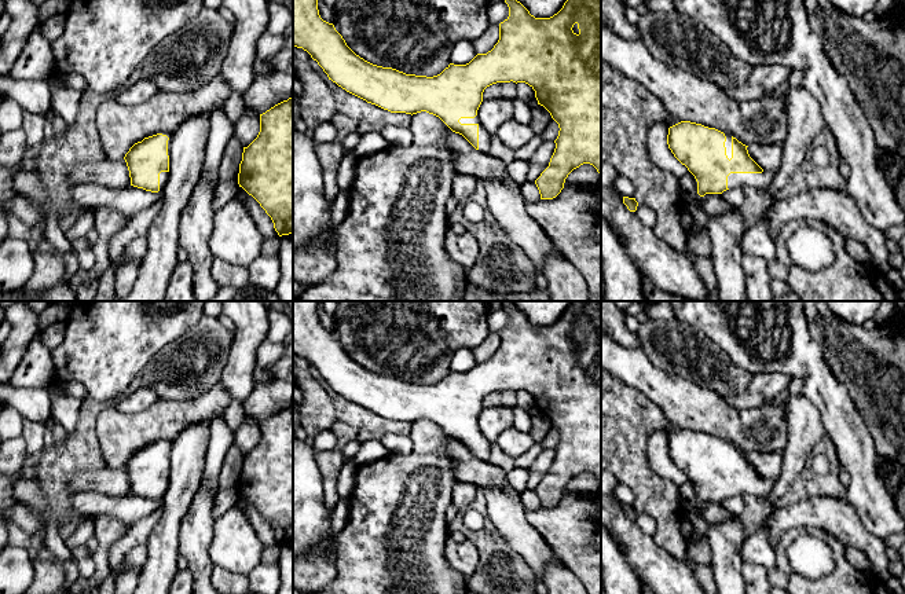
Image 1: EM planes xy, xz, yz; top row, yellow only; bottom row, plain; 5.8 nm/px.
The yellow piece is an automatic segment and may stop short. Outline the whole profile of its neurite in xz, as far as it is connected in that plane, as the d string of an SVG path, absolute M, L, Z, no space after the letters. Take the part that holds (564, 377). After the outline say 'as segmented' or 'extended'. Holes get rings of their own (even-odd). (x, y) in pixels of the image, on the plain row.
M293 301L293 353L307 359L323 377L329 388L347 400L391 421L417 422L426 419L439 425L452 440L462 443L476 458L490 462L491 441L480 432L477 418L483 400L497 390L525 390L558 432L556 456L549 474L535 488L541 507L553 507L564 496L568 483L583 472L593 473L601 483L601 301L571 301L563 316L550 326L535 326L516 307L506 307L509 324L499 331L499 348L487 362L477 362L466 373L450 371L433 385L406 382L392 375L373 373L356 363L336 338L323 329L318 318L318 301Z | extended

